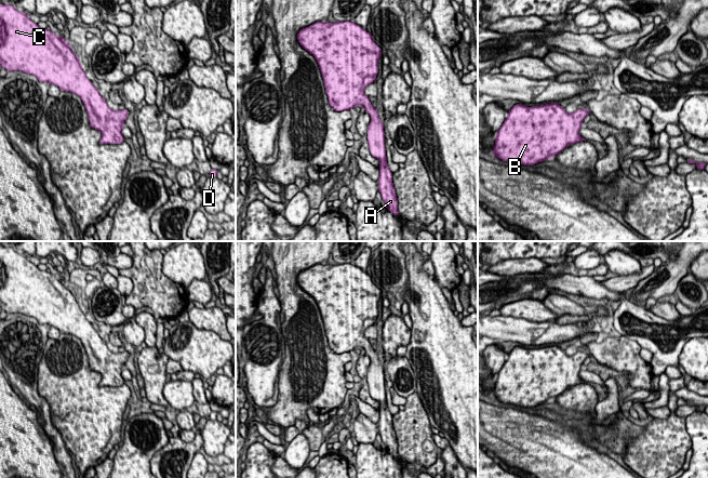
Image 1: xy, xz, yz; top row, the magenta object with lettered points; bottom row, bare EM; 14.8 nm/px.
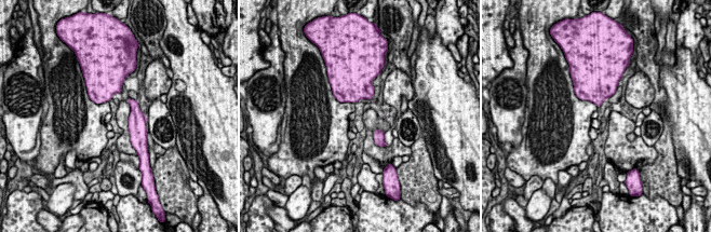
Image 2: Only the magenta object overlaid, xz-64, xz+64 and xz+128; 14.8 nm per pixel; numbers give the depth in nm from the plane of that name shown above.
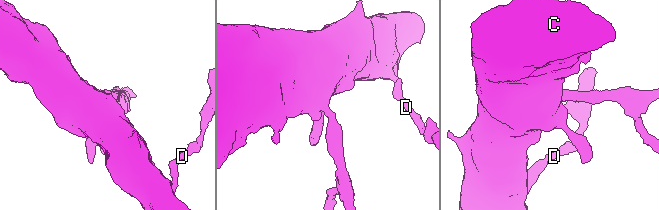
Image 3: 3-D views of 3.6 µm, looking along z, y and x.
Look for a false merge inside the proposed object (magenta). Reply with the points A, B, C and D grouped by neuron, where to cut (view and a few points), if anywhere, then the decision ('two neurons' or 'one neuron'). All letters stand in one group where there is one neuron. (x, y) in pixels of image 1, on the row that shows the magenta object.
A B C D | no cut | one neuron

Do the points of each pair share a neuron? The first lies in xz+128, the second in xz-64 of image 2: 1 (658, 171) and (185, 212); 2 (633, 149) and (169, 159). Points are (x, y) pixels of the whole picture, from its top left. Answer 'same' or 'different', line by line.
1: same
2: different

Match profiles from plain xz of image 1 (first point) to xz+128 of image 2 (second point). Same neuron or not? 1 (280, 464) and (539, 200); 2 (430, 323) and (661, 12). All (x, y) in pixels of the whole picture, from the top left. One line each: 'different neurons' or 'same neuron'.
1: different neurons
2: different neurons

